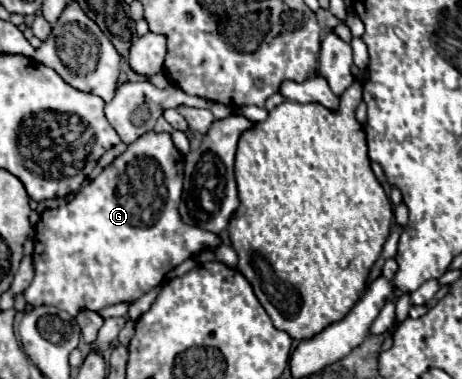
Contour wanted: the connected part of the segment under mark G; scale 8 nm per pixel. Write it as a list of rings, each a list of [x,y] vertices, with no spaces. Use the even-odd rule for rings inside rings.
[[[144,133],[138,141],[130,143],[128,149],[116,157],[94,181],[86,183],[70,203],[56,207],[56,209],[48,209],[42,213],[38,225],[36,225],[36,237],[34,237],[34,281],[30,283],[30,287],[24,291],[26,303],[30,303],[32,307],[38,305],[52,305],[58,307],[62,311],[68,311],[70,315],[78,315],[82,309],[90,309],[90,311],[100,311],[108,305],[116,305],[116,303],[134,303],[136,299],[140,299],[144,293],[148,293],[152,287],[160,285],[166,277],[166,273],[170,273],[174,267],[178,267],[180,263],[184,263],[190,257],[196,257],[200,251],[208,251],[208,249],[216,249],[222,239],[210,231],[202,231],[198,227],[188,227],[180,215],[178,215],[178,203],[180,203],[180,195],[182,195],[182,179],[184,179],[184,155],[174,147],[170,133]]]

